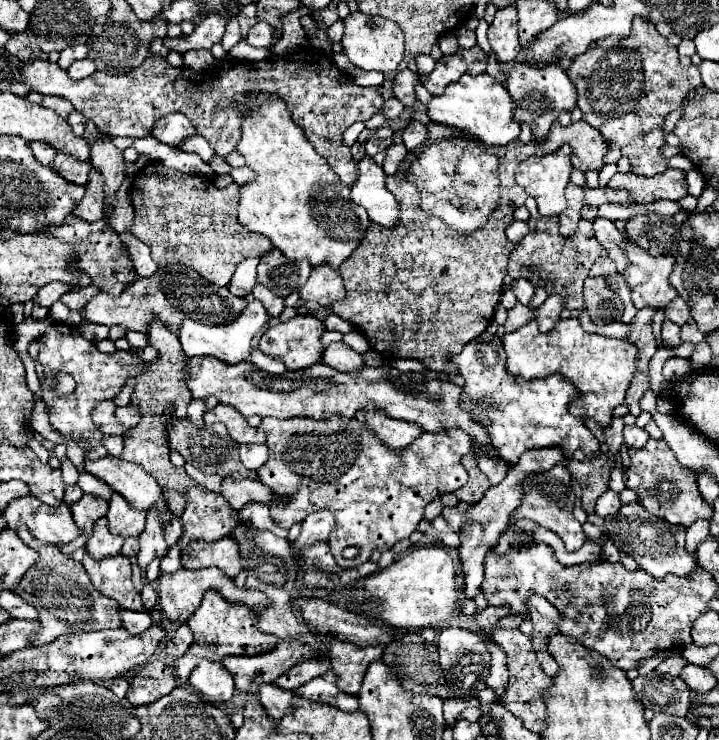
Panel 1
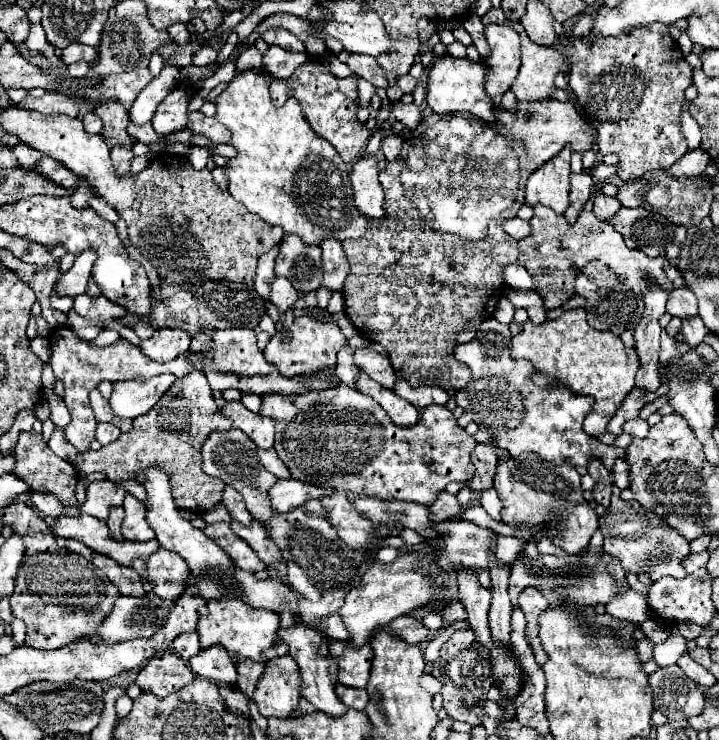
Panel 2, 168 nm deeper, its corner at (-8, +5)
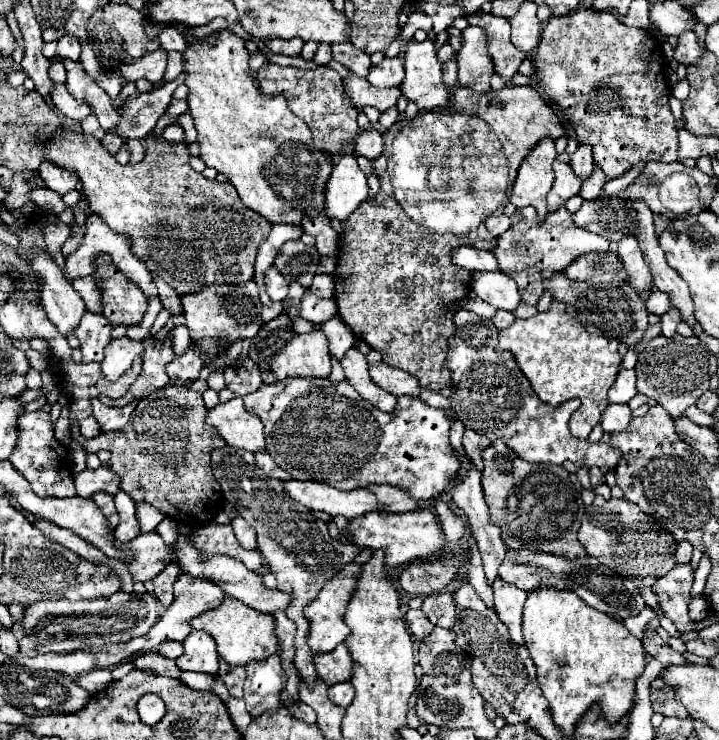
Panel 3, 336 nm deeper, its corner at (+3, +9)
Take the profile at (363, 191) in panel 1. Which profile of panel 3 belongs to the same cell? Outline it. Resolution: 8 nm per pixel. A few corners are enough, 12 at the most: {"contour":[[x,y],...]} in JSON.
{"contour":[[354,155],[326,183],[326,215],[344,221],[368,197]]}

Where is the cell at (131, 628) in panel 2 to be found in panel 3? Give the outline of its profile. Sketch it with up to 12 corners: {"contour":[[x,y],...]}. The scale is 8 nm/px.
{"contour":[[156,597],[26,609],[20,651],[68,653],[126,643],[158,621]]}

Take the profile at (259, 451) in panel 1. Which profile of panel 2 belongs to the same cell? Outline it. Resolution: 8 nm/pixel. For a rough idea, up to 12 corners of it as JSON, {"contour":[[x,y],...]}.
{"contour":[[259,449],[259,459],[269,473],[291,479],[287,465],[275,449]]}

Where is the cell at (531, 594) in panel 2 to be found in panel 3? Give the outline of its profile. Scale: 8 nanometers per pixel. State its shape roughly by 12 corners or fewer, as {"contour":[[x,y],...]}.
{"contour":[[496,579],[496,615],[512,641],[524,645],[520,631],[528,593]]}

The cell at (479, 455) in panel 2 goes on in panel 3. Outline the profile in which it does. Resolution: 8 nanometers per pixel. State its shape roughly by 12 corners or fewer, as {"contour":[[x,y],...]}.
{"contour":[[466,429],[462,445],[472,465],[484,469],[482,451],[490,445],[484,435]]}

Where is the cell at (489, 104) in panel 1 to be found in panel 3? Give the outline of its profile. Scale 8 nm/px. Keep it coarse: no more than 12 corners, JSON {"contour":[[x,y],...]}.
{"contour":[[430,39],[406,47],[404,97],[420,109],[452,107]]}

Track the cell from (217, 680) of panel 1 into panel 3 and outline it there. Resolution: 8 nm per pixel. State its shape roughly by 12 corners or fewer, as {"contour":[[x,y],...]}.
{"contour":[[204,631],[184,639],[182,671],[218,673],[214,639]]}

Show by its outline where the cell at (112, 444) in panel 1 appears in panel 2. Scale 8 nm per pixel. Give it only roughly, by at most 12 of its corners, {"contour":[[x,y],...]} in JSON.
{"contour":[[97,423],[101,445],[113,443],[121,431],[109,423]]}

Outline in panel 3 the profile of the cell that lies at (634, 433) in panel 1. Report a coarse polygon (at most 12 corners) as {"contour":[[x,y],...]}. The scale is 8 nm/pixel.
{"contour":[[608,405],[602,413],[606,433],[624,431],[632,421],[628,405]]}

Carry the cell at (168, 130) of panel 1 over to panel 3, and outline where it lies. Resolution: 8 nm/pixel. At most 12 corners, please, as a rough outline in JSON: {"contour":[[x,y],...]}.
{"contour":[[186,73],[128,99],[116,125],[122,139],[142,139],[166,113]]}

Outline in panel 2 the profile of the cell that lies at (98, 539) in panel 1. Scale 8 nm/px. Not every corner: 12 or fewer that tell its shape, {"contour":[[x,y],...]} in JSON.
{"contour":[[111,507],[107,517],[113,537],[123,539],[121,523],[125,517],[123,507]]}

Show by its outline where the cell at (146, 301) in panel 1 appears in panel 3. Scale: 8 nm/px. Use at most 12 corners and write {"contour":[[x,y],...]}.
{"contour":[[254,281],[182,297],[192,341],[262,327]]}

